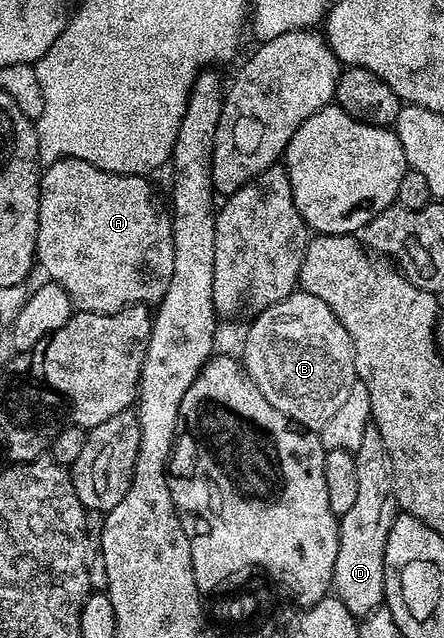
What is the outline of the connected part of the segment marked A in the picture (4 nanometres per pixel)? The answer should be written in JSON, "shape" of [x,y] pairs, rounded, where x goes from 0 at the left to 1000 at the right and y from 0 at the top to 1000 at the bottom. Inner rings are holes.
{"shape":[[[149,245],[122,257],[106,259],[92,271],[88,288],[92,292],[90,329],[86,331],[83,392],[79,403],[90,420],[110,431],[119,444],[135,447],[158,464],[158,475],[178,489],[266,489],[275,483],[300,476],[354,478],[369,467],[378,455],[378,442],[387,436],[392,415],[392,353],[387,339],[372,324],[347,315],[347,295],[340,284],[324,276],[282,276],[252,273],[243,266],[225,266],[169,245]]]}

